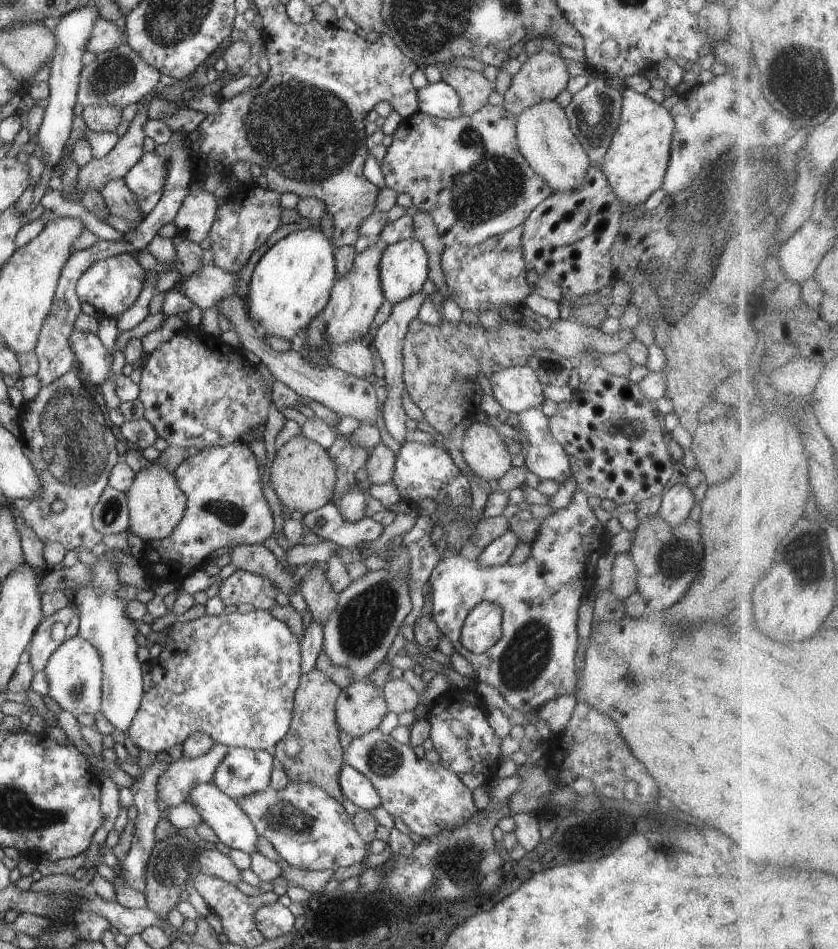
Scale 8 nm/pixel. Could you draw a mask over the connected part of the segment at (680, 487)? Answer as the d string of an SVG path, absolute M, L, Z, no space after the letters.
M682 476L671 483L662 494L662 505L657 514L670 525L682 524L690 517L690 512L696 504L695 496Z

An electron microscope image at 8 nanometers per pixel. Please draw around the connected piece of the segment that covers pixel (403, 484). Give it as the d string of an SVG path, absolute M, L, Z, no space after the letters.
M408 439L395 456L395 468L391 482L398 488L402 499L410 502L425 498L434 500L436 504L446 502L450 508L452 504L470 504L473 502L470 481L454 464L449 452L440 443L430 442L420 444Z

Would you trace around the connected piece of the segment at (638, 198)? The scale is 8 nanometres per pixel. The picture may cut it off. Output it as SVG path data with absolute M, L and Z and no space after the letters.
M626 88L621 98L621 118L610 136L611 144L601 168L618 199L629 207L636 207L641 206L652 192L662 188L676 124L672 114L646 94Z

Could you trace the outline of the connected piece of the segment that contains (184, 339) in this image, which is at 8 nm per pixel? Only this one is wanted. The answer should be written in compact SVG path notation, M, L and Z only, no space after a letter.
M185 325L149 354L146 362L142 362L141 370L139 399L144 405L144 418L156 428L158 437L172 446L201 451L206 447L226 446L241 440L248 430L264 427L267 422L271 392L268 392L256 366L238 348L225 344L220 337L207 335L200 328Z

